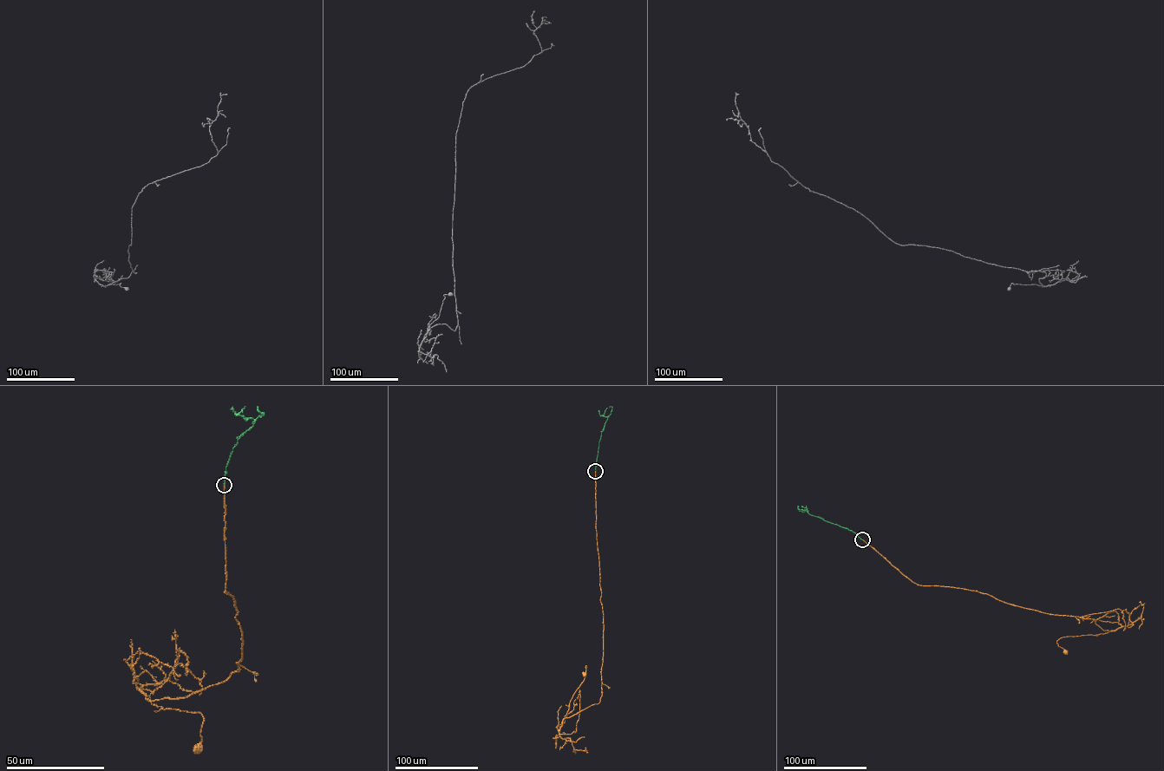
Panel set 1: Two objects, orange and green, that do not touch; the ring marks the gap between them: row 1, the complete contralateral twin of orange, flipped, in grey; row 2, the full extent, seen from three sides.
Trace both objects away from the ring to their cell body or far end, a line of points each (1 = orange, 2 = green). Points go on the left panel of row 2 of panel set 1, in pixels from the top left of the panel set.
1: (224, 486), (225, 591), (233, 597), (242, 632), (239, 670), (186, 697), (151, 702), (201, 714), (198, 748)
2: (225, 485), (232, 449), (237, 439), (254, 422), (253, 420), (243, 416), (246, 420), (252, 419)

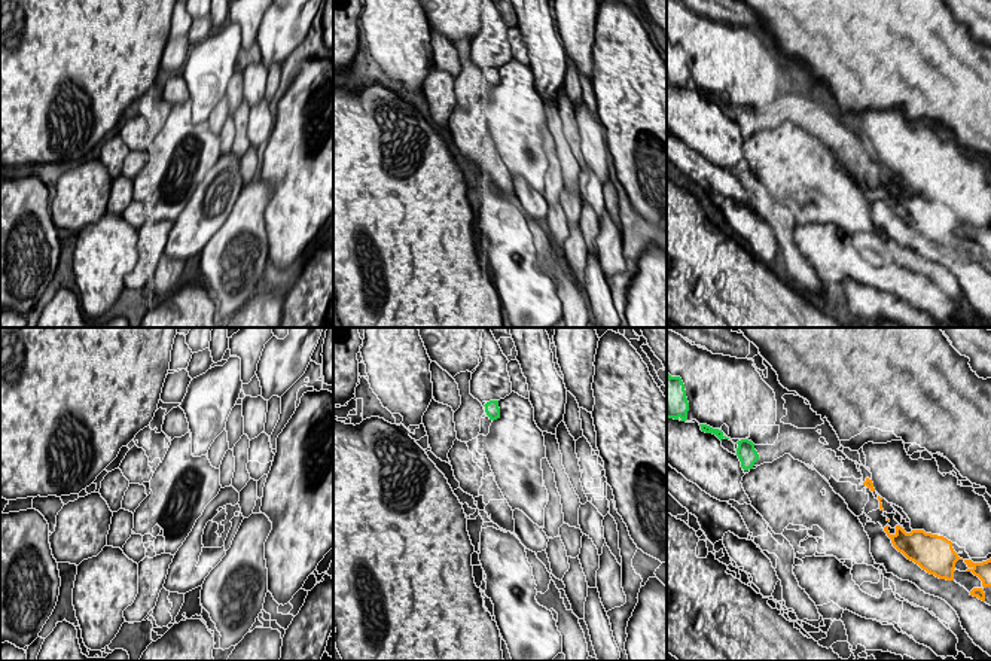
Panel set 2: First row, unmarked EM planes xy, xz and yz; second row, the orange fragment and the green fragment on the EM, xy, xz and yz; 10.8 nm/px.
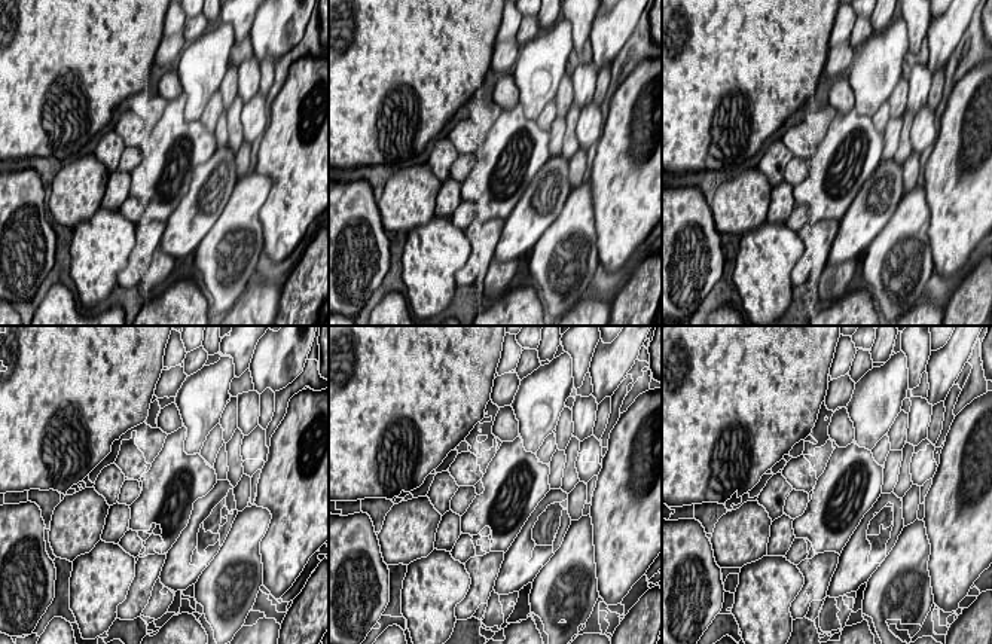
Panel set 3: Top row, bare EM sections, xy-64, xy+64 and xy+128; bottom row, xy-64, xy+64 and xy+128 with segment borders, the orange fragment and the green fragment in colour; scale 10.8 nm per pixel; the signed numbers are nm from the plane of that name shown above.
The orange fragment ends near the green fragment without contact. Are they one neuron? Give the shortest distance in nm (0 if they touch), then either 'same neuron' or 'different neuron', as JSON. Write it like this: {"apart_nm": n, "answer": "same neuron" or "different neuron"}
{"apart_nm": 1150, "answer": "different neuron"}

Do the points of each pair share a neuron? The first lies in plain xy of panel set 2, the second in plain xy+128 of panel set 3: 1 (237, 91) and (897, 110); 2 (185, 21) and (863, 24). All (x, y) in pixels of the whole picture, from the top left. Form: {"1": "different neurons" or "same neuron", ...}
{"1": "same neuron", "2": "different neurons"}

